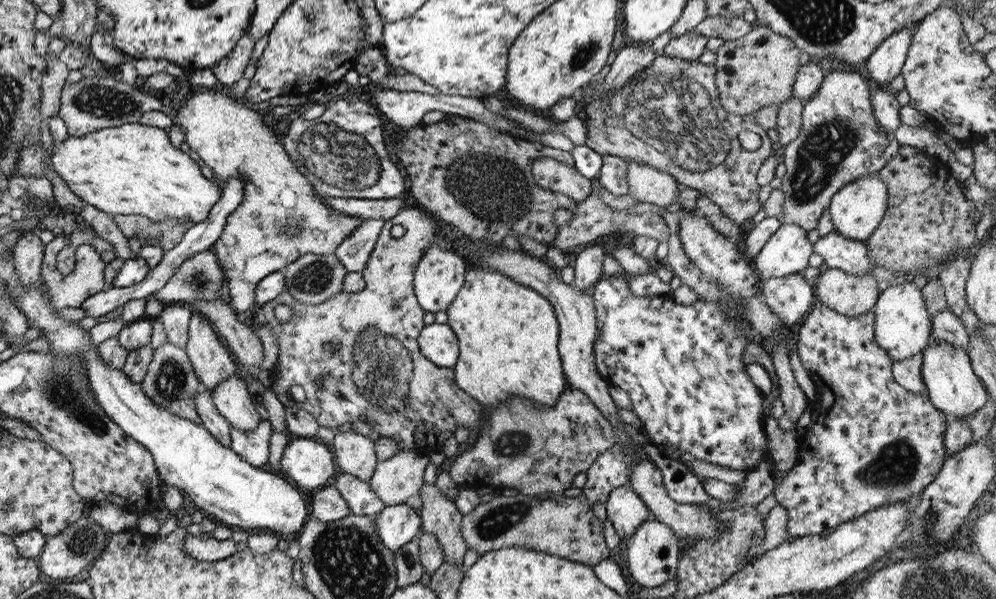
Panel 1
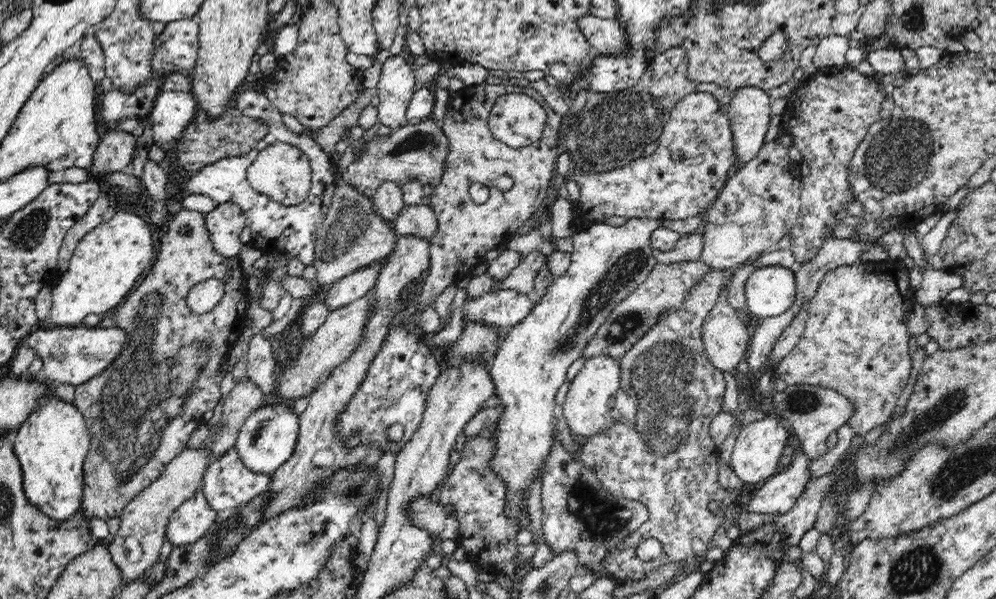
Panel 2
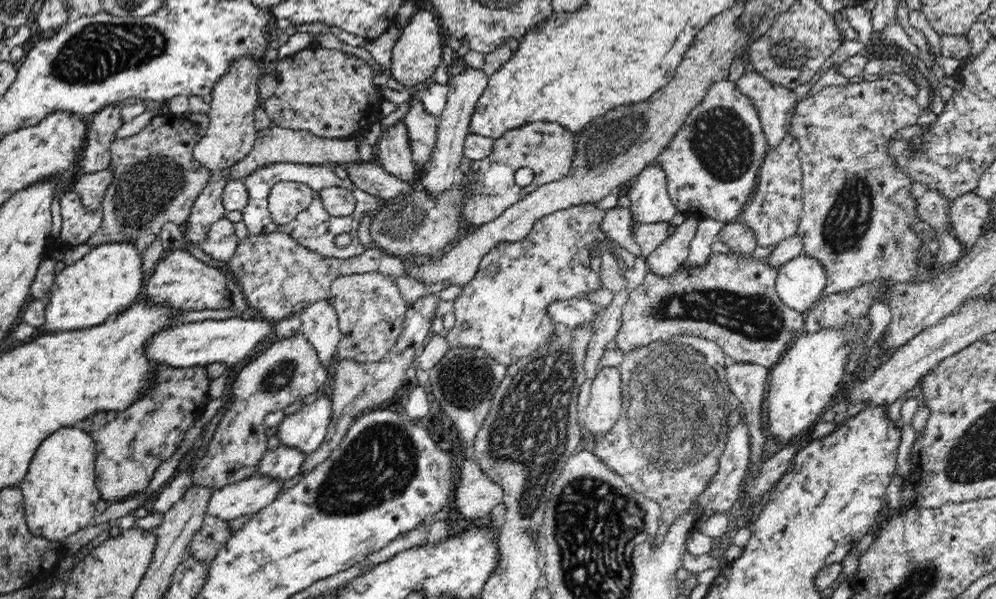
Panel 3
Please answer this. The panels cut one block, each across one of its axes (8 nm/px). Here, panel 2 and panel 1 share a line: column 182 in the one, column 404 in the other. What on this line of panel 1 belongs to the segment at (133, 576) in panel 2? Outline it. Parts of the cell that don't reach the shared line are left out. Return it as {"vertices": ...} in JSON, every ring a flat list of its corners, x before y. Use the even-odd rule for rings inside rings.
{"vertices":[[397,451,392,457,376,461,368,488,383,506,401,506,415,500,423,486,423,470,429,455,415,451]]}

